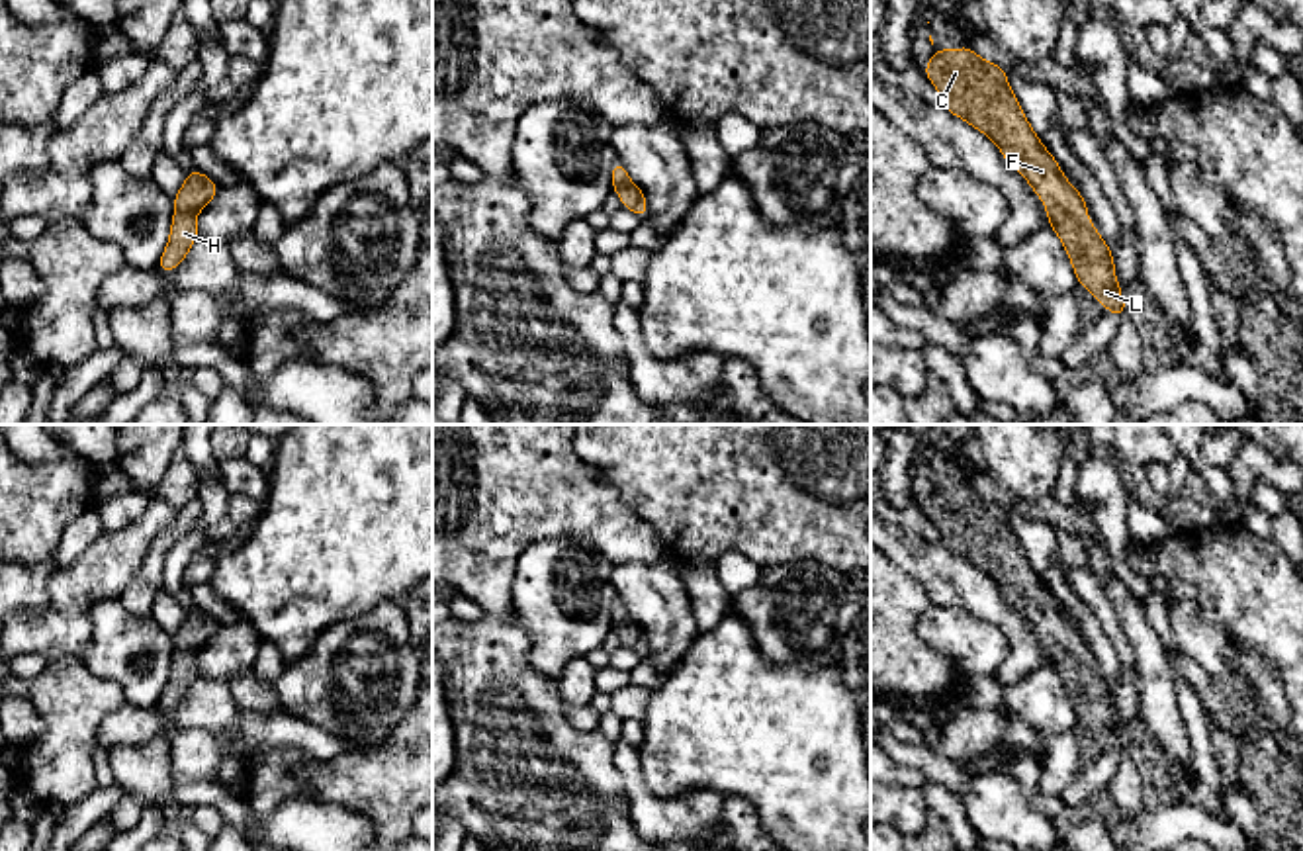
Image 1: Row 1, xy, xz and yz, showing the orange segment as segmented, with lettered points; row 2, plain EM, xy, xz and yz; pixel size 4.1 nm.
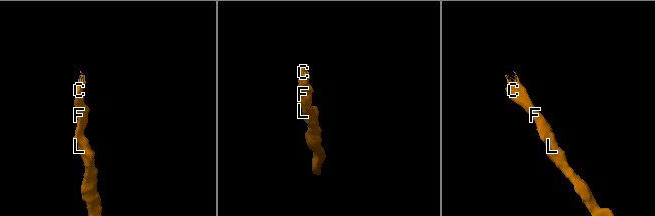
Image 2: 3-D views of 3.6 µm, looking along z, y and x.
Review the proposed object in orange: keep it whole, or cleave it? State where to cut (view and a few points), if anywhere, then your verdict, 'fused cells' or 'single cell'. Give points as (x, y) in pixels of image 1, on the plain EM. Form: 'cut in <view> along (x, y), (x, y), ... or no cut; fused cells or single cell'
no cut; single cell

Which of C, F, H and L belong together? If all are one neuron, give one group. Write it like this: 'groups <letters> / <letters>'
groups C F H L

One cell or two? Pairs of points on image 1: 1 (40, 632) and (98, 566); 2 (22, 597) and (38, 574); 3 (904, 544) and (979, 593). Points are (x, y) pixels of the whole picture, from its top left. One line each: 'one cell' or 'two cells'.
1: one cell
2: one cell
3: one cell

